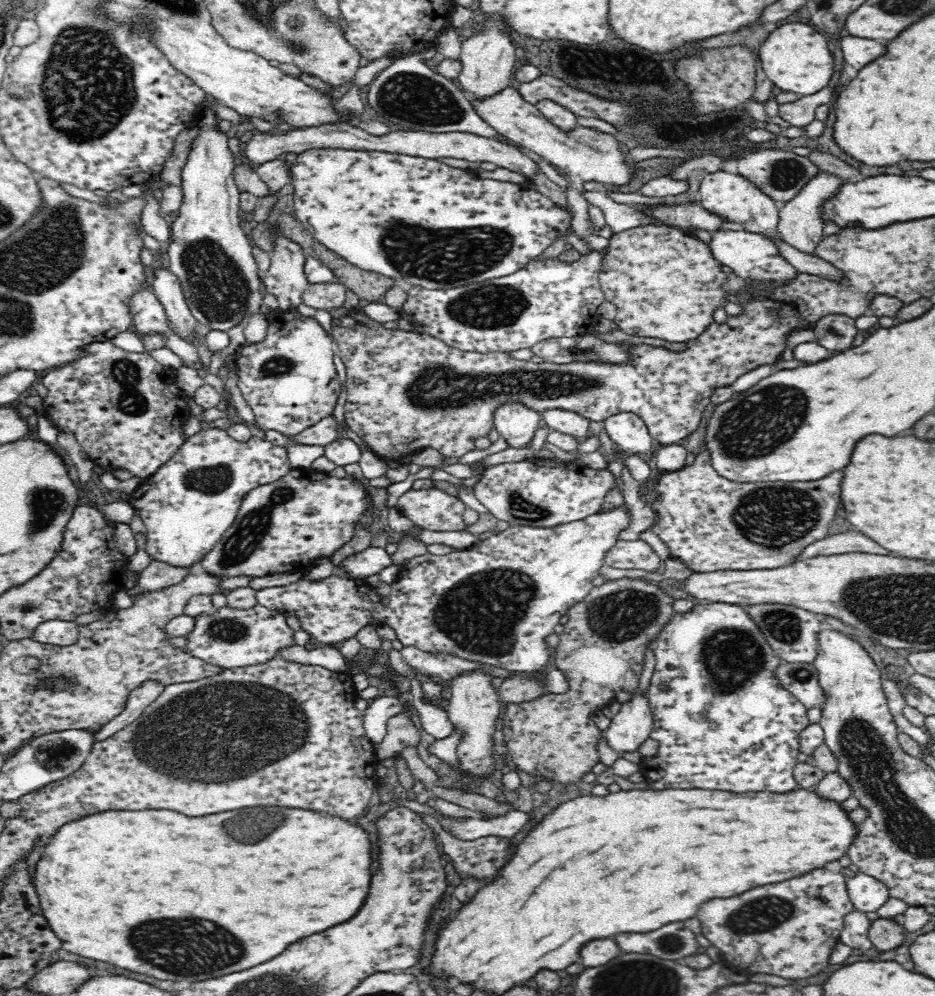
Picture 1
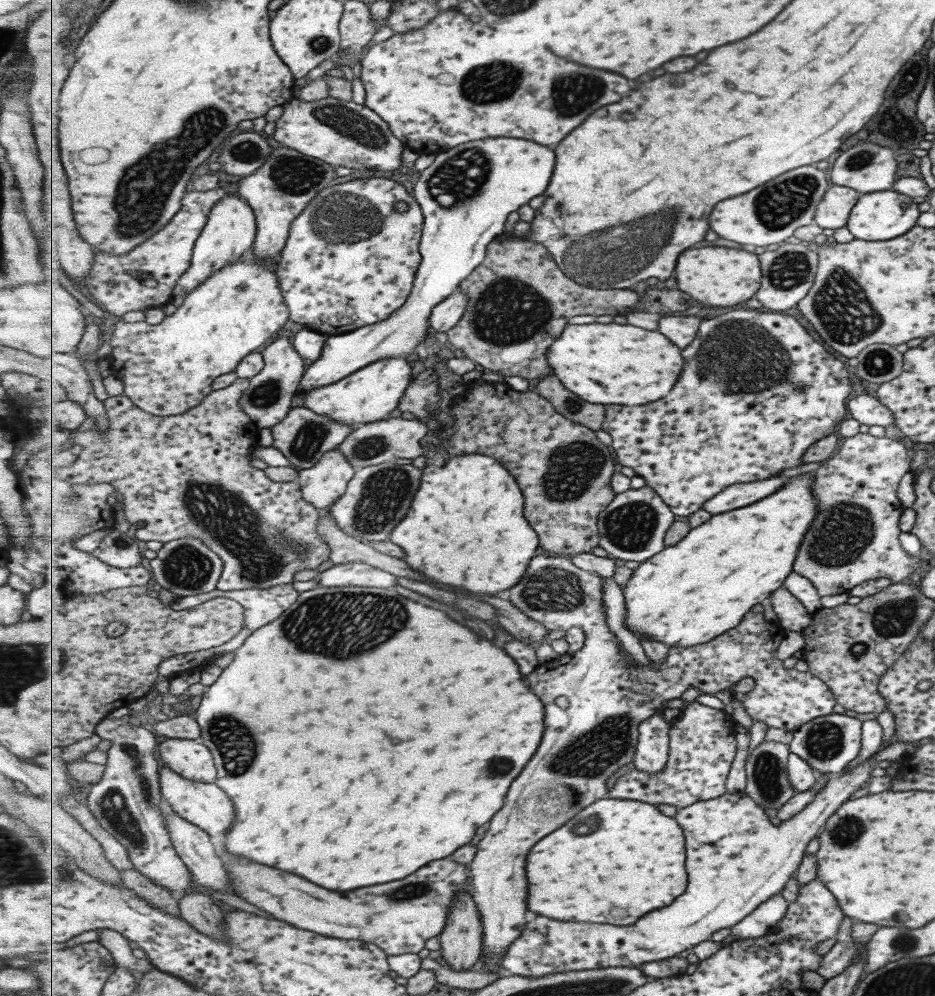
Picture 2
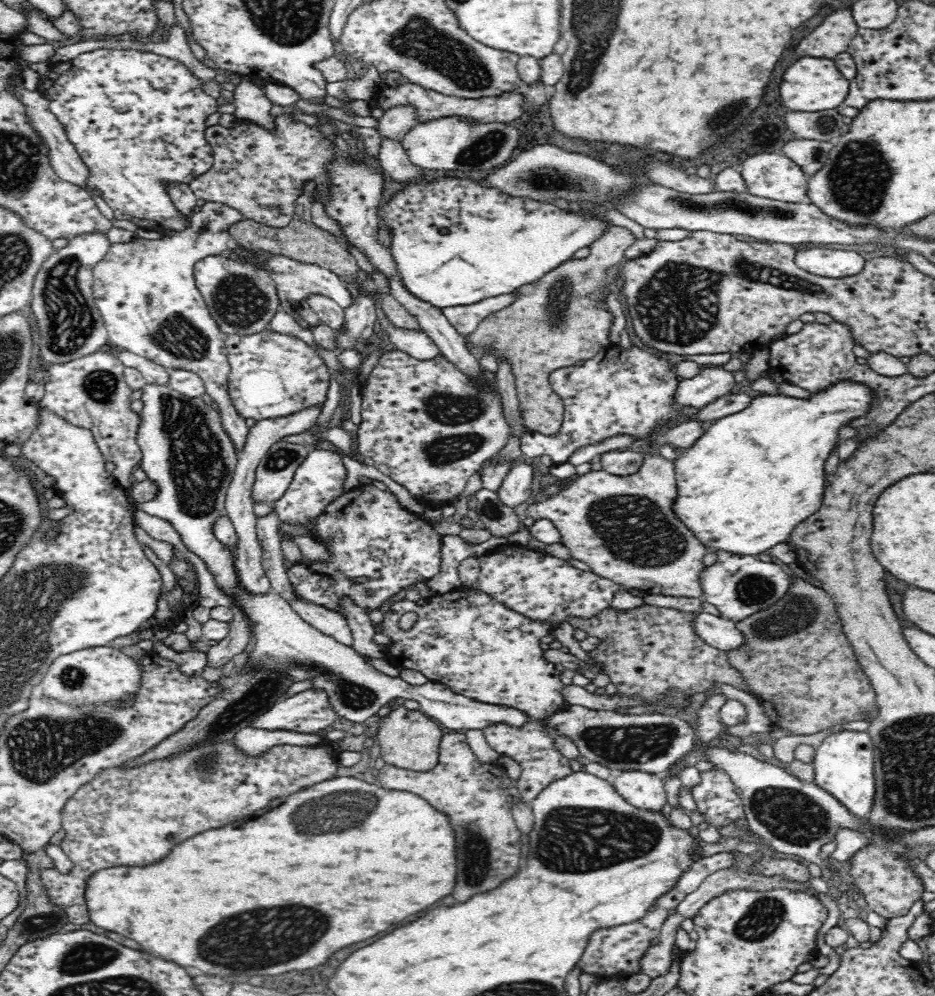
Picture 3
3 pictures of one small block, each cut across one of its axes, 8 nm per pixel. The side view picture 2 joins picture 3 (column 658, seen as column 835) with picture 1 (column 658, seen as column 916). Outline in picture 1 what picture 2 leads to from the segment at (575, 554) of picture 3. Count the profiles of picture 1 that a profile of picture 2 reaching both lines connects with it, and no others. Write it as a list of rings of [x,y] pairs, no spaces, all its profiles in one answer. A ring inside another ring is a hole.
[[[618,539],[605,554],[605,564],[612,568],[636,568],[654,574],[660,566],[660,556],[642,539],[637,541]]]

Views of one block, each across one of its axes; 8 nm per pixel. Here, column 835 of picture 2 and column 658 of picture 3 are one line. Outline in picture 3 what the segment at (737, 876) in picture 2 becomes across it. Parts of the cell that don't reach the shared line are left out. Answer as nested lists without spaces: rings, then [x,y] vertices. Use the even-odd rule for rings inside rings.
[[[621,770],[620,776],[616,776],[612,784],[626,802],[639,810],[660,811],[668,798],[659,773]]]

